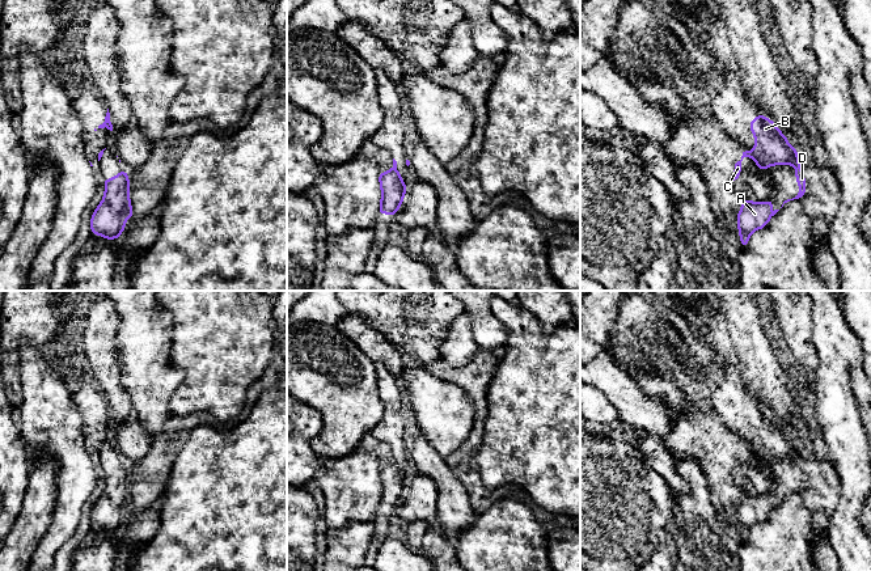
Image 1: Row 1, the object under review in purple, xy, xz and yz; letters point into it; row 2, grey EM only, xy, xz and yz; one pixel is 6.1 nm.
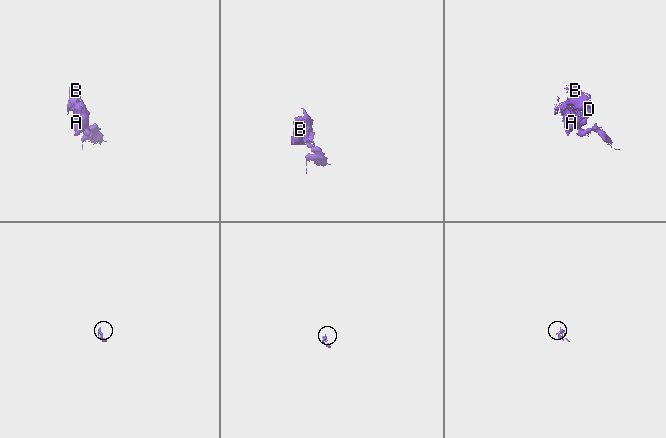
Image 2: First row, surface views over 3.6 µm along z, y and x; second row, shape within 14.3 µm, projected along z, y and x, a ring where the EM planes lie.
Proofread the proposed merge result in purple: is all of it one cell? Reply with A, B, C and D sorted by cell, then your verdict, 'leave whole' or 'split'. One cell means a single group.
A C D / B; split

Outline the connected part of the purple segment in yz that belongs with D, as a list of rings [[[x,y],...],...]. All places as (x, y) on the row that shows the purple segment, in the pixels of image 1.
[[[796,168],[796,169],[795,169],[795,178],[796,178],[796,182],[798,182],[798,185],[799,185],[799,193],[798,193],[798,195],[796,195],[795,198],[785,200],[783,204],[787,203],[787,202],[790,202],[790,200],[794,200],[794,199],[799,199],[799,198],[802,198],[802,196],[804,195],[804,193],[806,193],[806,177],[804,177],[804,173],[803,173],[803,169],[802,169],[802,168]]]

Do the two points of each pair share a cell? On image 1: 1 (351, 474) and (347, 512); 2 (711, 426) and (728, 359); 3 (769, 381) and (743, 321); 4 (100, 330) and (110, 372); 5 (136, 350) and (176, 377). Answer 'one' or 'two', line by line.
1: one
2: two
3: one
4: one
5: one

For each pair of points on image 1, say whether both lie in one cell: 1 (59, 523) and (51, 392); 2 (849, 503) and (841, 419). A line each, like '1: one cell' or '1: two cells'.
1: one cell
2: one cell

